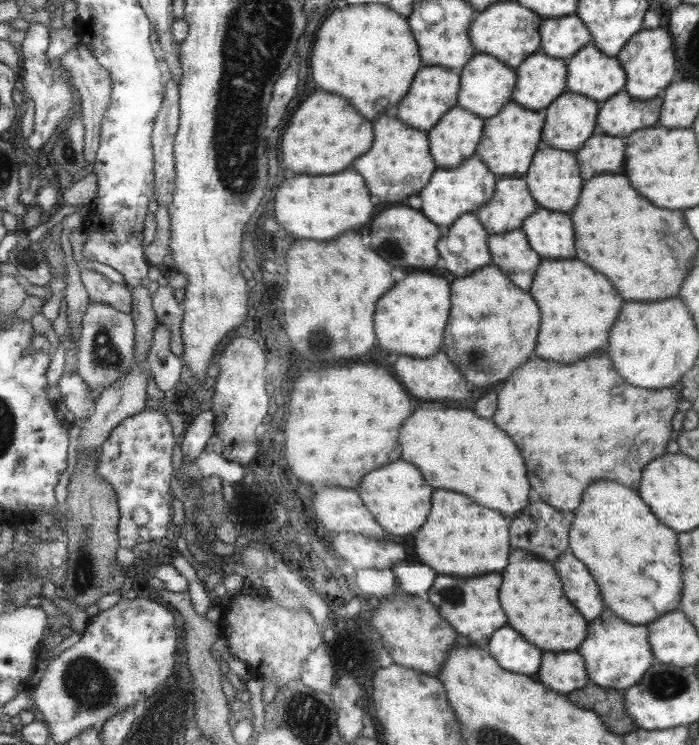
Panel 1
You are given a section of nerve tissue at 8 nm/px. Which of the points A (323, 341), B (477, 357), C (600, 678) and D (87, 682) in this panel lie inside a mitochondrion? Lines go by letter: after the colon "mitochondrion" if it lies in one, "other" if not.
A: mitochondrion
B: mitochondrion
C: other
D: mitochondrion

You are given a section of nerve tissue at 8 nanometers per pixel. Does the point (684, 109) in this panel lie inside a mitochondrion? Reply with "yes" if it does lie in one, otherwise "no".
no

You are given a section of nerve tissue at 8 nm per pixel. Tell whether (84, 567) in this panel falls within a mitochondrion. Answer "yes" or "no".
yes

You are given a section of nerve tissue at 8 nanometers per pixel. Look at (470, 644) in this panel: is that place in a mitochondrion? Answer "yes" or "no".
no

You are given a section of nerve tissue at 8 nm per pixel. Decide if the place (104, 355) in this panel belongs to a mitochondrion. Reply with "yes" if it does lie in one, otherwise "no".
yes

